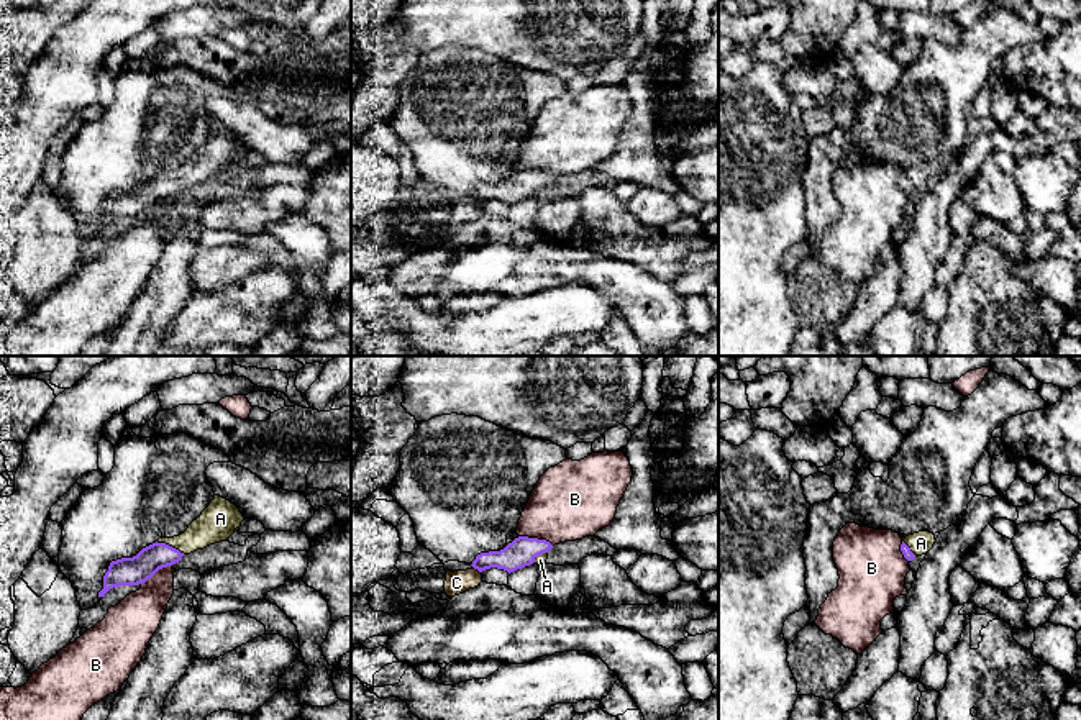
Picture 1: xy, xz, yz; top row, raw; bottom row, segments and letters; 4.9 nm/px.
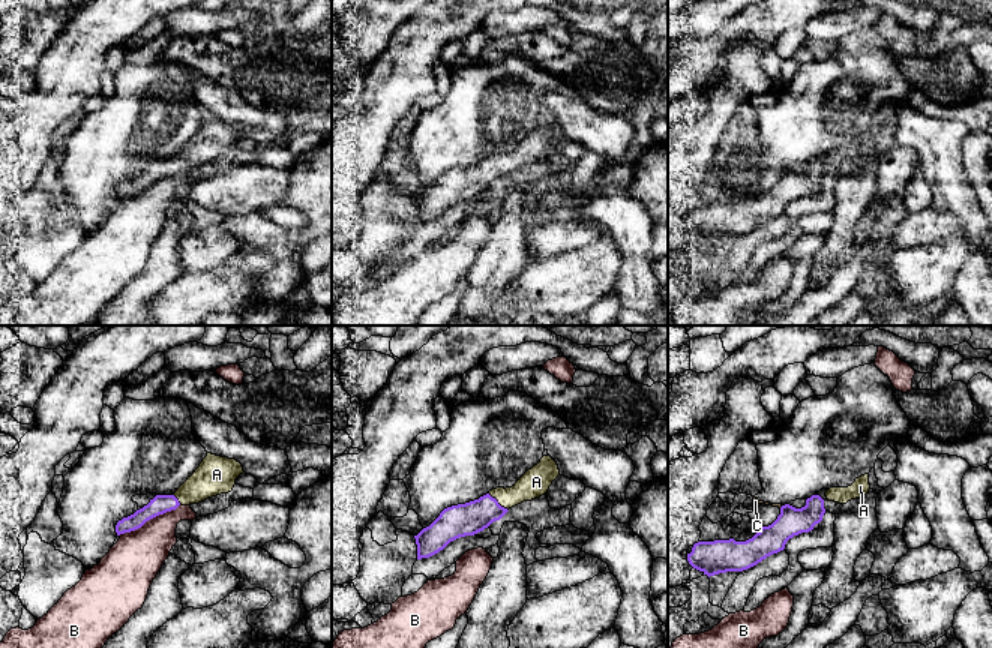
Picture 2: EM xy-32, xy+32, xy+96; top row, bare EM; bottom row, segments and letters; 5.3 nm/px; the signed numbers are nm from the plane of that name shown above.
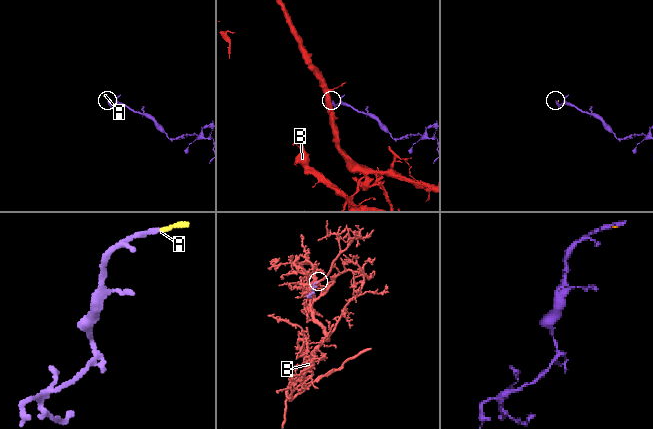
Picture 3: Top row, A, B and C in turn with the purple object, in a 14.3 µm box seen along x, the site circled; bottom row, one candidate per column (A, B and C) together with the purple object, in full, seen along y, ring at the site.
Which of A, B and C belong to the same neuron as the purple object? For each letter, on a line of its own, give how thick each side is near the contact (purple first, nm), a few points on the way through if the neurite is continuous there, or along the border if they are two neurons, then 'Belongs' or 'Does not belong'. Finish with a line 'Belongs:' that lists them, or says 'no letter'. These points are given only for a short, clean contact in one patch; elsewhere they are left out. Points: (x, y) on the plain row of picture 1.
A: Thickness 140 nm (purple) against 170 nm. Path across: xy (128, 204), (141, 200), (171, 179), (189, 174), (215, 156). Belongs
B: Thickness 140 nm (purple) against 380 nm. Boundary: xz (519, 168), (543, 171), (553, 177). Does not belong
C: Thickness 140 nm (purple) against 120 nm. Boundary: xz (473, 199), (479, 205). Does not belong
Belongs: A

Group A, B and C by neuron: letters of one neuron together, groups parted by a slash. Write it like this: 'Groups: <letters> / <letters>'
Groups: A / B / C

